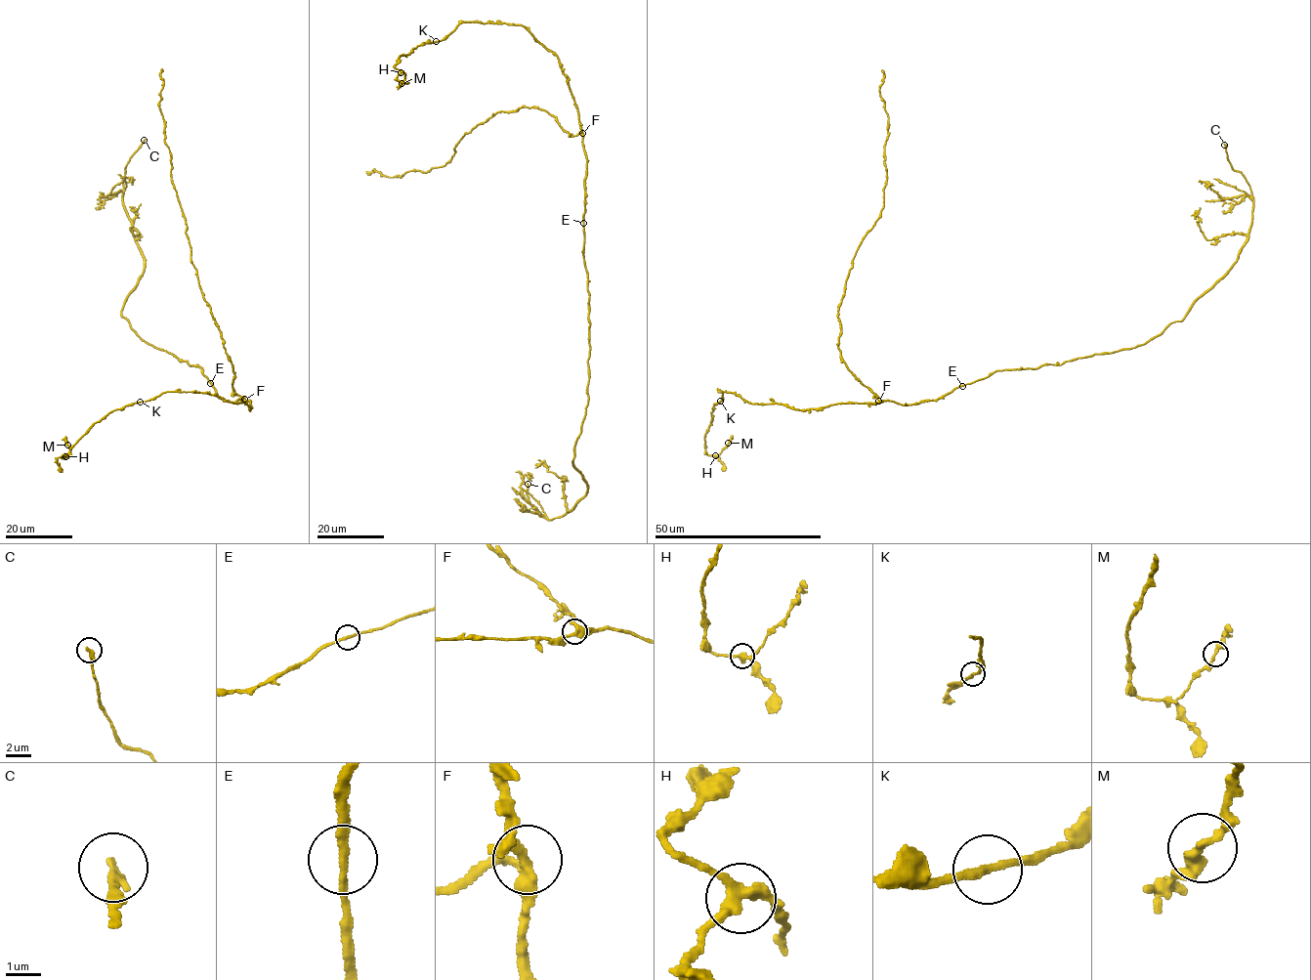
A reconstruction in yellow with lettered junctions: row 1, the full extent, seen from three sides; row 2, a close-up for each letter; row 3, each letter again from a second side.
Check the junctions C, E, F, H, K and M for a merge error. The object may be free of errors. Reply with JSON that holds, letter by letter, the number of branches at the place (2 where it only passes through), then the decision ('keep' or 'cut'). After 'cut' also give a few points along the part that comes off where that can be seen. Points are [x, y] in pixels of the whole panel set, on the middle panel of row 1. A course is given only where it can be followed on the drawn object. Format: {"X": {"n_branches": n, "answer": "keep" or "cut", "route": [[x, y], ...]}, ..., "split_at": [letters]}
{"C": {"n_branches": 1, "answer": "keep"}, "E": {"n_branches": 2, "answer": "keep"}, "F": {"n_branches": 3, "answer": "keep"}, "H": {"n_branches": 3, "answer": "keep"}, "K": {"n_branches": 2, "answer": "keep"}, "M": {"n_branches": 2, "answer": "keep"}, "split_at": []}

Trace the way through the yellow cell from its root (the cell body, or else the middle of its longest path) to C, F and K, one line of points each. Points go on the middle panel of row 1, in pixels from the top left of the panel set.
C: (583, 223), (589, 382), (585, 415), (571, 461), (587, 490), (570, 510), (546, 519), (528, 499), (527, 484)
F: (583, 223), (586, 154), (582, 133)
K: (583, 223), (586, 154), (577, 106), (558, 58), (525, 27), (508, 23), (461, 21), (444, 38), (436, 41)

